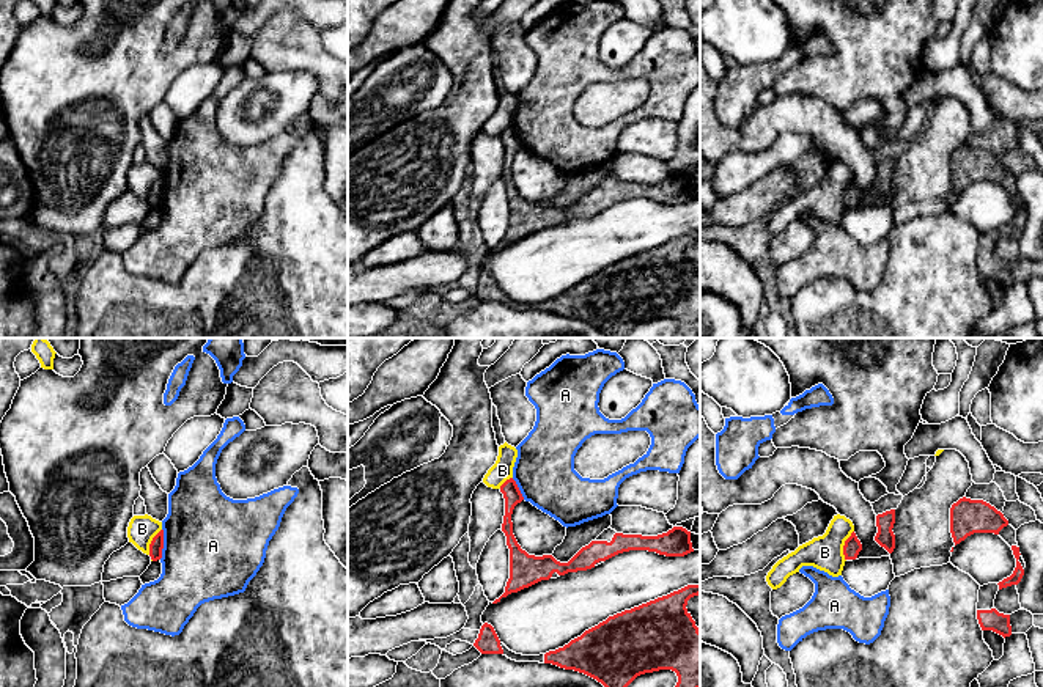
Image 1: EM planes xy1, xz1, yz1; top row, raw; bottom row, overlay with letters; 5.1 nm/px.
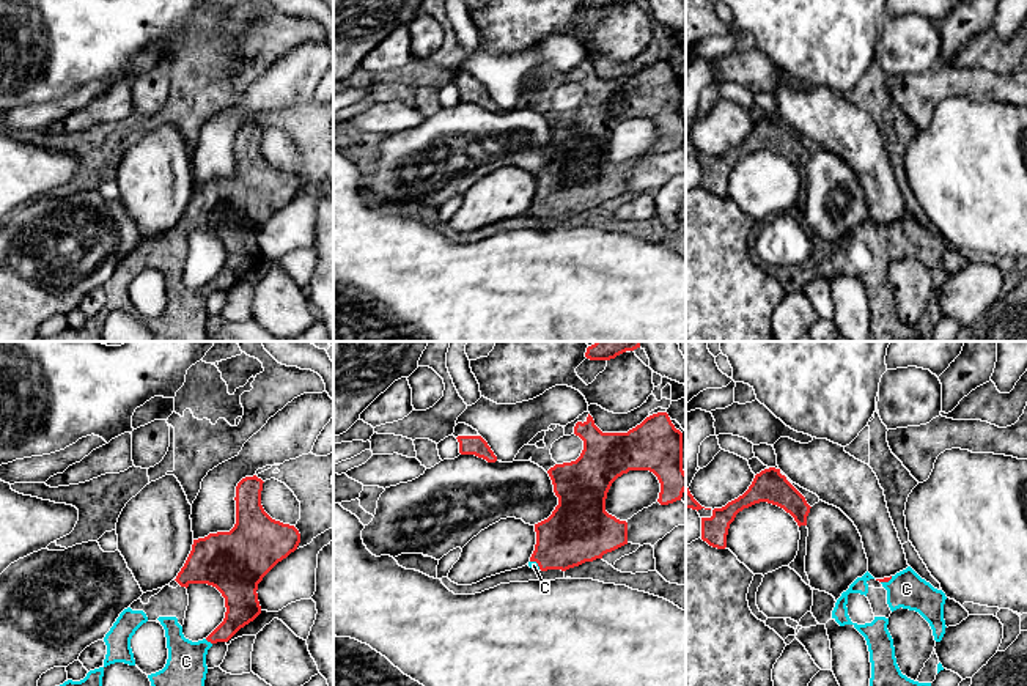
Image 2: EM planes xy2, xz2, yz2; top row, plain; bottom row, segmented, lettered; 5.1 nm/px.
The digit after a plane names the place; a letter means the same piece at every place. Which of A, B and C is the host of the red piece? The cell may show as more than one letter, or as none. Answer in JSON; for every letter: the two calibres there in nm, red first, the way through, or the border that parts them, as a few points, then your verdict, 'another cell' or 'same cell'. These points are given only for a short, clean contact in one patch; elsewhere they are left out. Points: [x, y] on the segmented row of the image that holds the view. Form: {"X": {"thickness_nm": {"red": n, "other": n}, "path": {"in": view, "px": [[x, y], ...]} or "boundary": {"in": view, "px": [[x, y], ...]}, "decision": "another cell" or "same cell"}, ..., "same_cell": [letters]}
{"A": {"thickness_nm": {"red": 70, "other": 500}, "decision": "another cell"}, "B": {"thickness_nm": {"red": 90, "other": 180}, "boundary": {"in": "yz1", "px": [[853, 530], [843, 546], [845, 560]]}, "decision": "another cell"}, "C": {"thickness_nm": {"red": 170, "other": 200}, "decision": "same cell"}, "same_cell": ["C"]}

